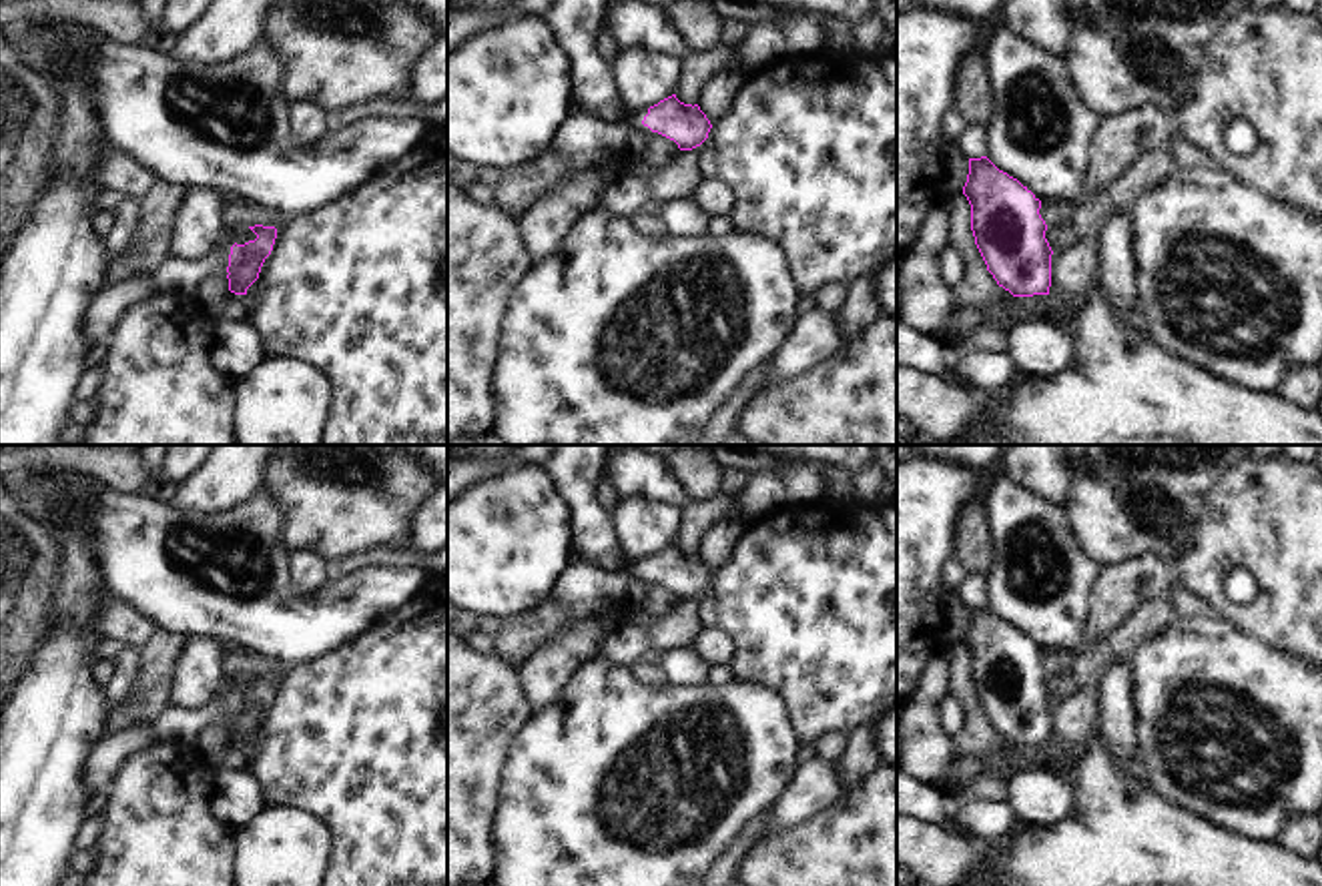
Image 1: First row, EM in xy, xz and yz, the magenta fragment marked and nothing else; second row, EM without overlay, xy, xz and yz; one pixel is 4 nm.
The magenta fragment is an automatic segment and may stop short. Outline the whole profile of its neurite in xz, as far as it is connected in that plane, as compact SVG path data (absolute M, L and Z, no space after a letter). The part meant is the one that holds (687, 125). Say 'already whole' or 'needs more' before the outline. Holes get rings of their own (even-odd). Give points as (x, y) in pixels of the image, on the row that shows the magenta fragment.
already whole; M676 94L650 106L642 124L652 132L674 140L680 150L700 146L712 128L698 104L684 104L676 98Z

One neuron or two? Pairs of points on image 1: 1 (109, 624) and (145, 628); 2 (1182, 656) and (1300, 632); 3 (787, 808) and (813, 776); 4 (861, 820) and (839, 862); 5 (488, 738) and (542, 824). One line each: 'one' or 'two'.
1: one
2: two
3: one
4: one
5: two

